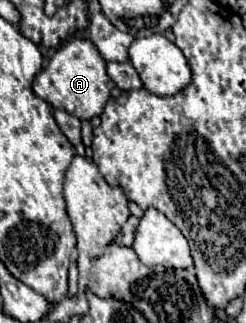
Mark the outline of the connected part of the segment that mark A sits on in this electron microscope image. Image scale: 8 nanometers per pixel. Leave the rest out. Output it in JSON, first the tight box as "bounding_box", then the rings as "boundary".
{"bounding_box":[33,38,113,120],"boundary":[[[73,38],[61,44],[49,64],[35,76],[33,92],[53,108],[65,110],[79,120],[91,120],[103,112],[103,106],[111,96],[109,84],[113,84],[113,80],[107,76],[105,60],[95,44],[85,38]]]}

